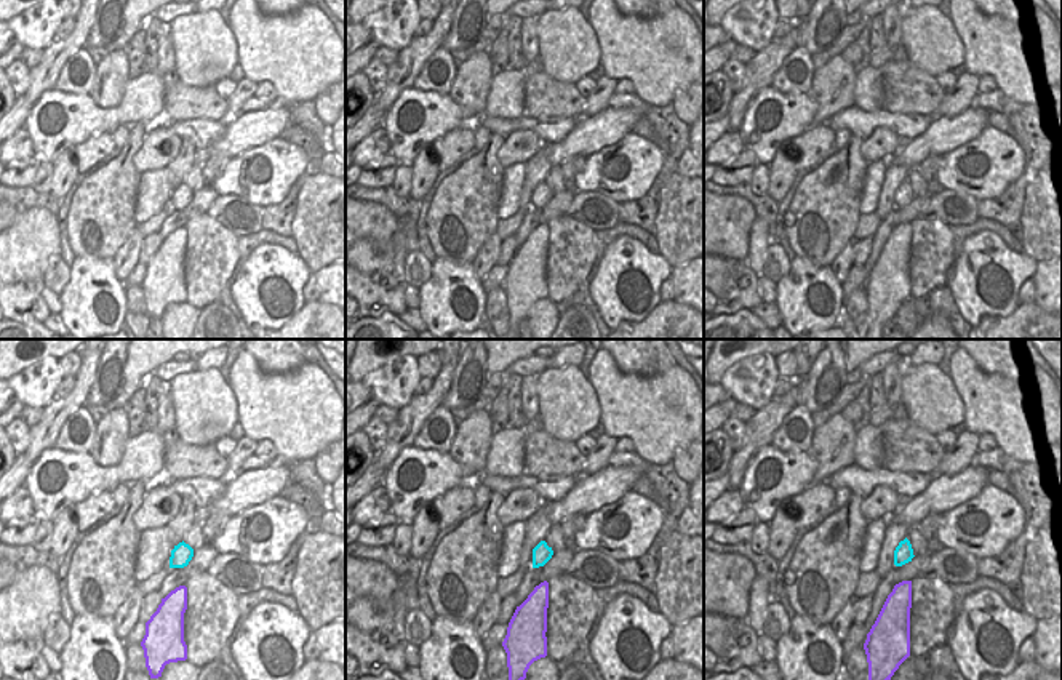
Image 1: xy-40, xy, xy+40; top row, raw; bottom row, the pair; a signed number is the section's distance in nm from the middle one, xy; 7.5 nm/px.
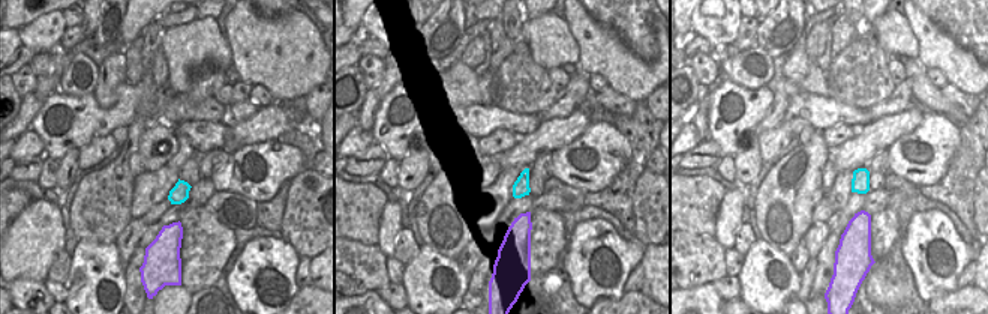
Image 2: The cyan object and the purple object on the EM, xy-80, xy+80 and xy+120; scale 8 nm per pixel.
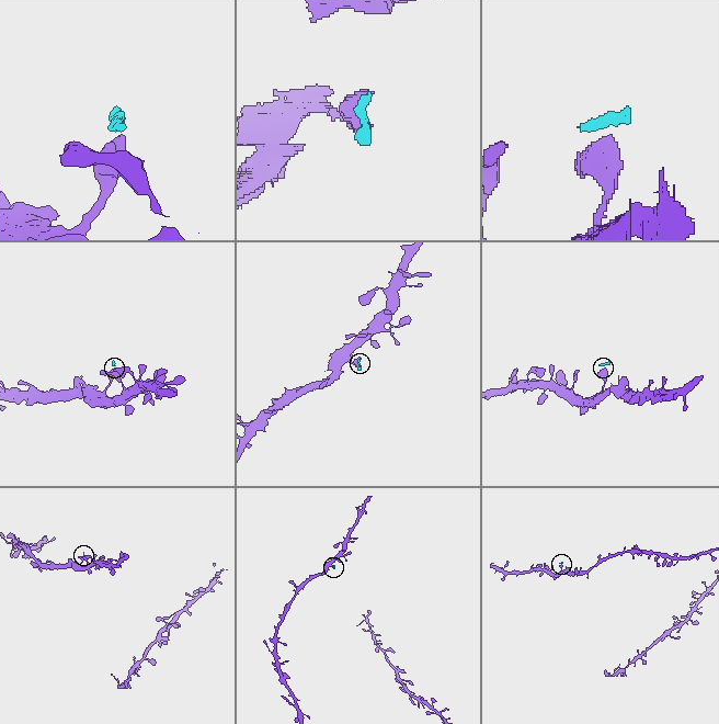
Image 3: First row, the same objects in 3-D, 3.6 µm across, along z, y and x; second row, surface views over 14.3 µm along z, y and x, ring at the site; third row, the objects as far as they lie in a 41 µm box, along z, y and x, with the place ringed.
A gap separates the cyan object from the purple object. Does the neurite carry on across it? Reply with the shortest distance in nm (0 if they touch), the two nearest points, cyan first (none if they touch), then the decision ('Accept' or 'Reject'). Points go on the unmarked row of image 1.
Distance 120 nm. Across: xy (538, 208), (544, 223). Reject.

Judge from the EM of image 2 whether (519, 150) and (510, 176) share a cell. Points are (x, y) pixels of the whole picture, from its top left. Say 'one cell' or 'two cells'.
two cells

